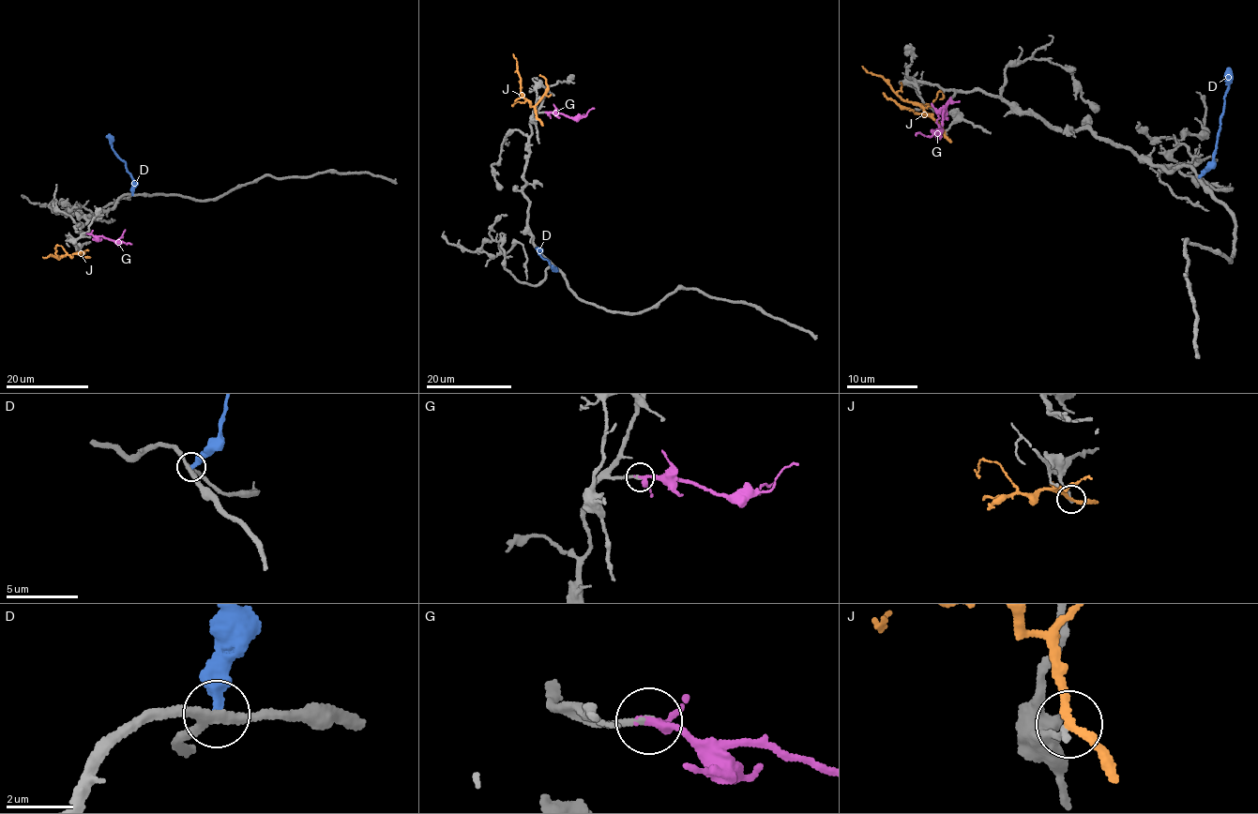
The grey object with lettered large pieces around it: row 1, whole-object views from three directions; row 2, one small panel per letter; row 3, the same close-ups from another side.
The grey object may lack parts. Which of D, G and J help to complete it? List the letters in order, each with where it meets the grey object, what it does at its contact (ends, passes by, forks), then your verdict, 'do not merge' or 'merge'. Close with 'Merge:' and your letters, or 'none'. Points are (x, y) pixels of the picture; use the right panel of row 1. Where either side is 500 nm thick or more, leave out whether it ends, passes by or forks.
D: meets grey at (1199, 176); it ends there; do not merge
G: meets grey at (950, 99); it passes by; merge
J: meets grey at (944, 131); it passes by; do not merge
Merge: G

